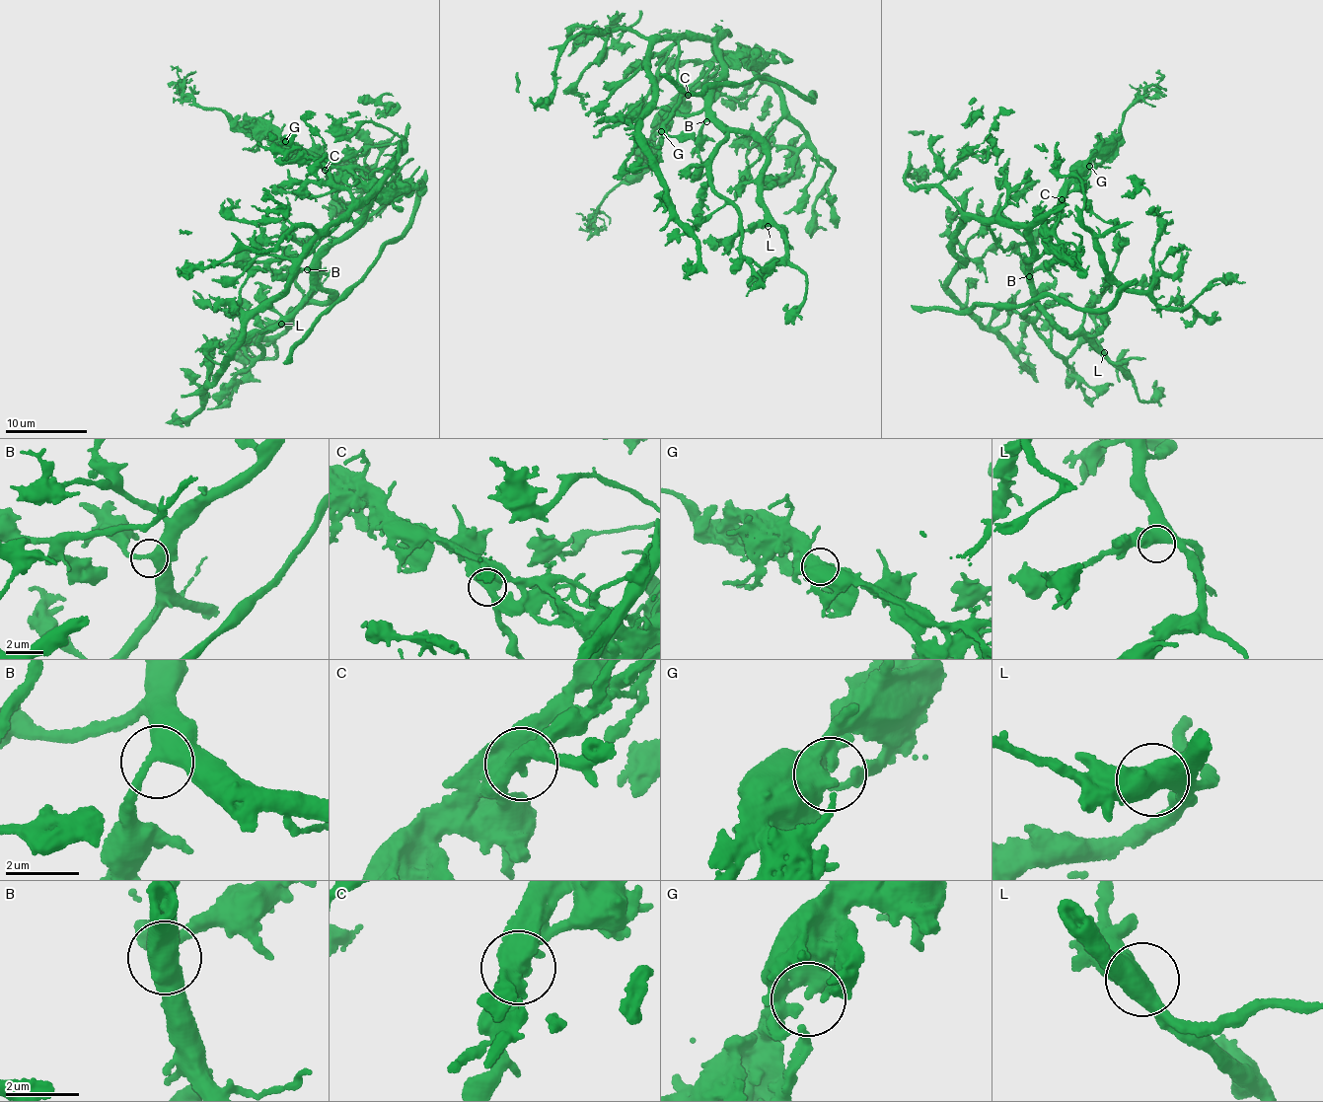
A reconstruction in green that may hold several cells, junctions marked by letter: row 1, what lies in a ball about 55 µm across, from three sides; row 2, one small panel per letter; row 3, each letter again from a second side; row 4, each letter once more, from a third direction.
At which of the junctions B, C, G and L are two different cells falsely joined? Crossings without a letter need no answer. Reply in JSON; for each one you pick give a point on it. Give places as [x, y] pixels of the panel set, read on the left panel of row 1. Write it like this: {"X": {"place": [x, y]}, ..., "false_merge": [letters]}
{"C": {"place": [325, 170]}, "false_merge": ["C"]}

